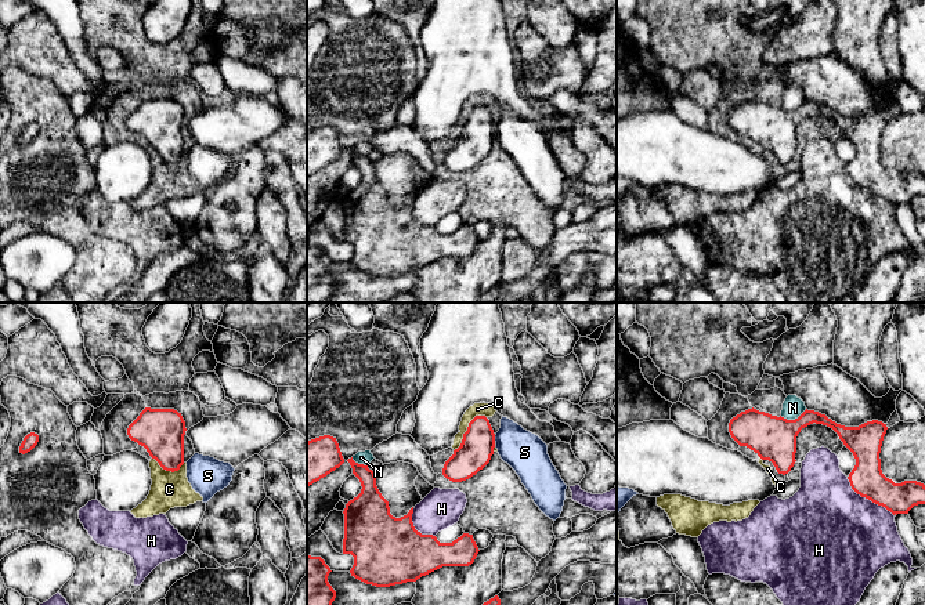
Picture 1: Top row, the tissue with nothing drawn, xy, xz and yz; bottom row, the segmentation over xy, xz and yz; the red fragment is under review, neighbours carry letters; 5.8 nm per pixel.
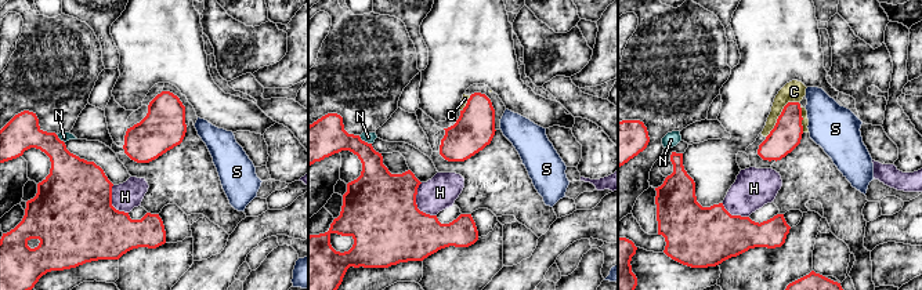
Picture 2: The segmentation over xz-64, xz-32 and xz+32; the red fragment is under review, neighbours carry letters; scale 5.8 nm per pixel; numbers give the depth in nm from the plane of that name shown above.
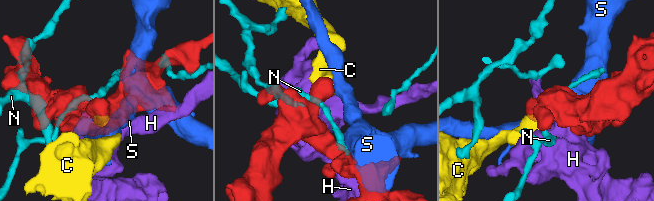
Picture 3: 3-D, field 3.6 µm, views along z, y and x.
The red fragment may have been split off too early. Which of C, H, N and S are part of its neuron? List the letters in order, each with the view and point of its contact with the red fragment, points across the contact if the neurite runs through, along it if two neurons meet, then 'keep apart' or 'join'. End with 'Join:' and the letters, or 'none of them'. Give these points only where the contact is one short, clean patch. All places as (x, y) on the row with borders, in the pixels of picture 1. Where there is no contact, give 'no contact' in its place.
C: meets red in xz at (468, 430); border along xz (484, 415), (477, 415), (469, 423), (462, 442), (454, 450); keep apart
H: meets red in yz at (867, 497); keep apart
N: meets red in yz at (792, 420); keep apart
S: meets red in xz at (494, 438); border along xz (494, 435), (495, 441); keep apart
Join: none of them

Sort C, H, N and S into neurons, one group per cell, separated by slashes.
C / H / N / S

